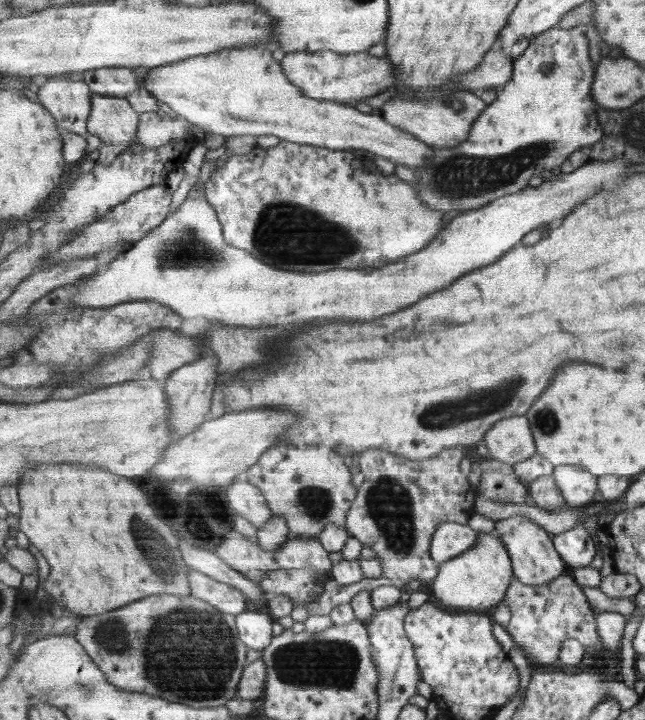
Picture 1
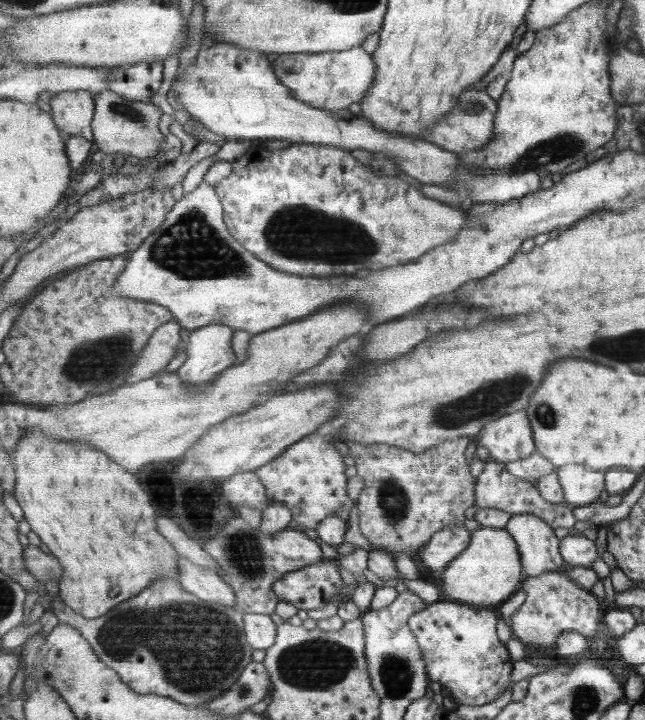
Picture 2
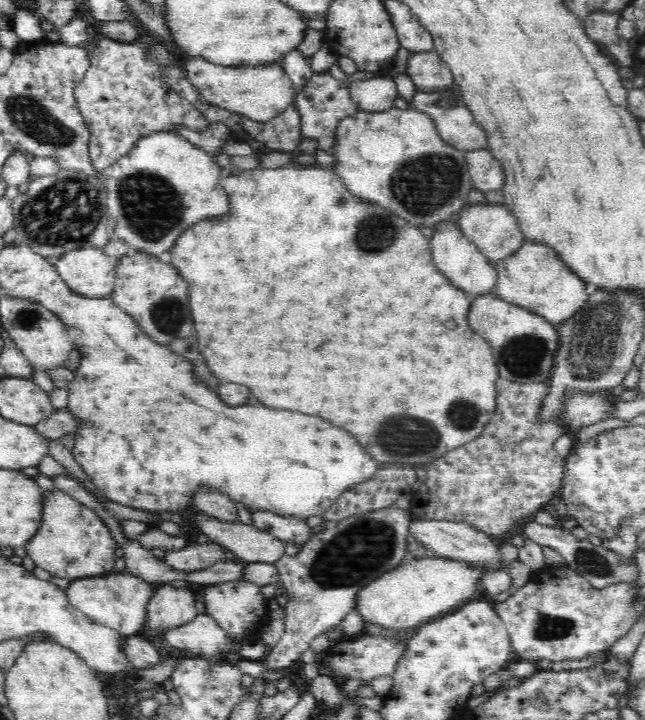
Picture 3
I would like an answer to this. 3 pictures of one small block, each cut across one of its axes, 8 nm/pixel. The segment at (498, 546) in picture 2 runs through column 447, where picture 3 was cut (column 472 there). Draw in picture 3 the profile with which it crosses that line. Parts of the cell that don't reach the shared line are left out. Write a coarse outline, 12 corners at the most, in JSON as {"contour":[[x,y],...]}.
{"contour":[[412,558],[358,588],[373,632],[404,634],[478,592],[484,571]]}

